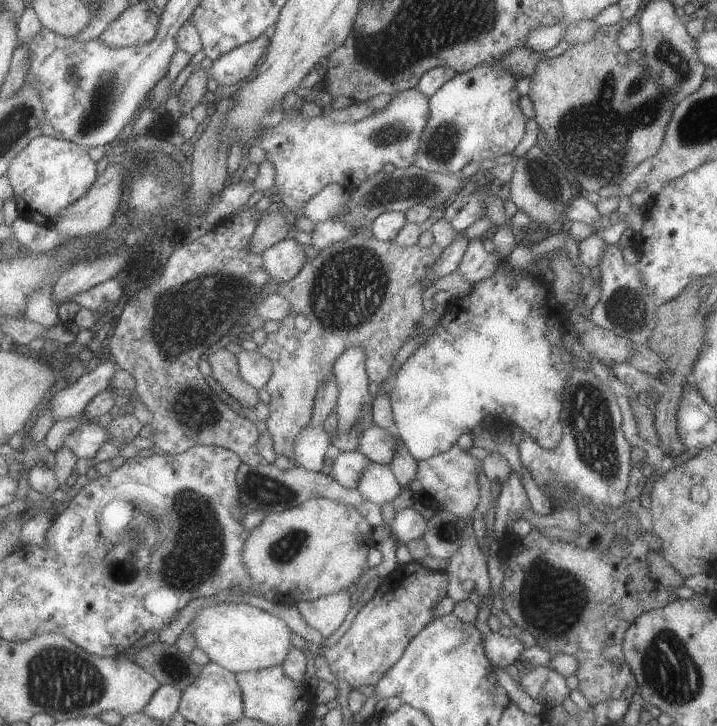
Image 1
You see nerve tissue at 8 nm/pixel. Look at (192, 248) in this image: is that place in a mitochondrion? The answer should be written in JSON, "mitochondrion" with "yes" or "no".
{"mitochondrion":"no"}

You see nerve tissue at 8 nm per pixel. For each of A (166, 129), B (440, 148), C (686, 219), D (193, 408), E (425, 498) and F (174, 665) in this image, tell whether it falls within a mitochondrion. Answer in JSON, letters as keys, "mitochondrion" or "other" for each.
{"A":"other","B":"mitochondrion","C":"other","D":"mitochondrion","E":"other","F":"mitochondrion"}

